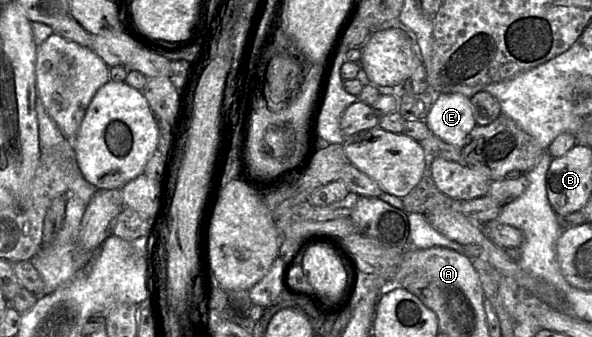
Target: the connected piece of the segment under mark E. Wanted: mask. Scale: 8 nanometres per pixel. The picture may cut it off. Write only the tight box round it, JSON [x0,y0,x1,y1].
[425,93,476,148]

